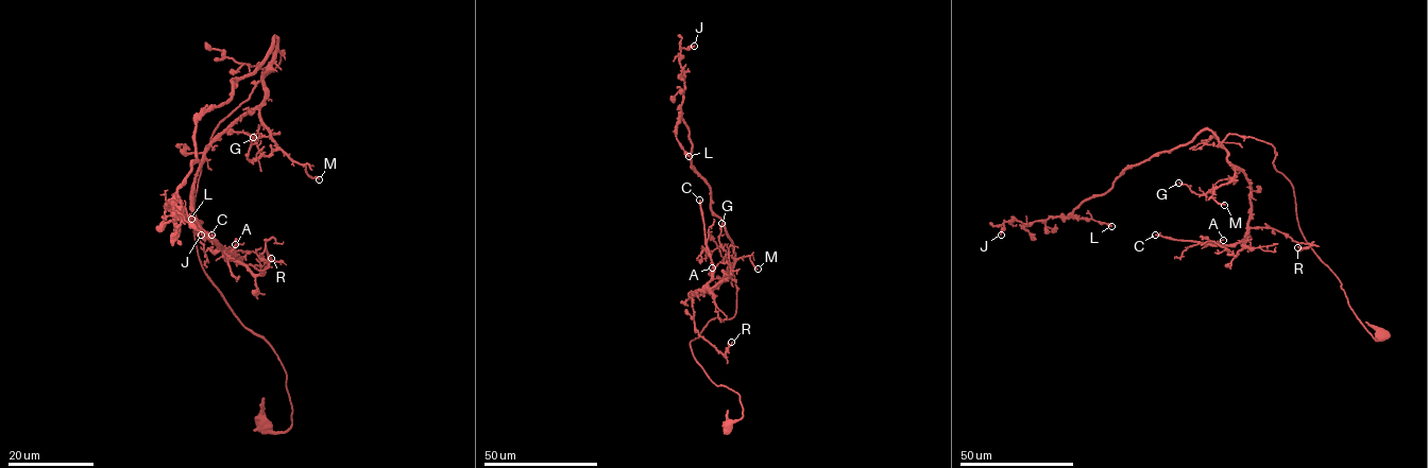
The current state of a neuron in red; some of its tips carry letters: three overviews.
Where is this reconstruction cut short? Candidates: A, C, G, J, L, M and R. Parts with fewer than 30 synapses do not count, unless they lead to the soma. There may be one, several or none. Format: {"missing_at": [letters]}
{"missing_at": ["C"]}

